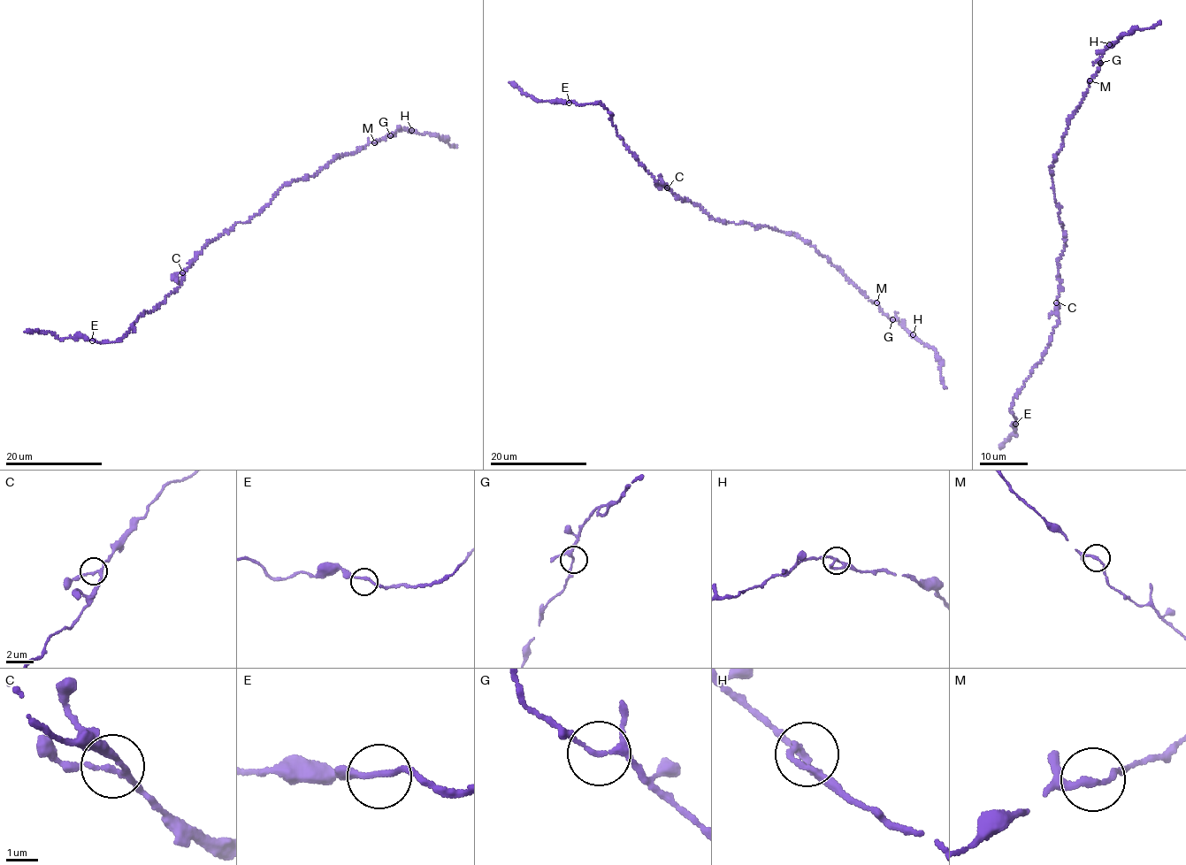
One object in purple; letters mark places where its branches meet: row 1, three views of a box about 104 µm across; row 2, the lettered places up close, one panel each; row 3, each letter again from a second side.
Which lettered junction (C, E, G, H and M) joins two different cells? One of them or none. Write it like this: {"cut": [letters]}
{"cut": []}

